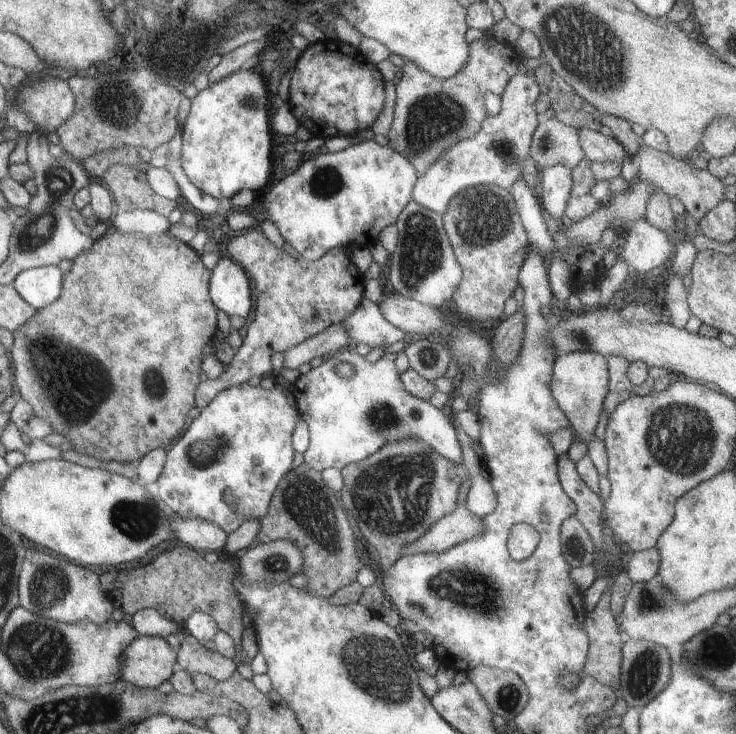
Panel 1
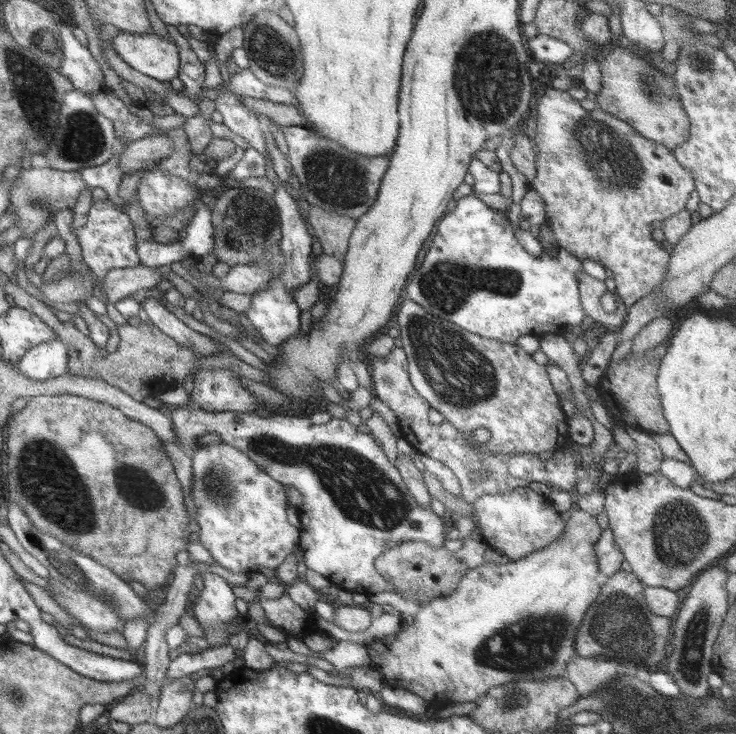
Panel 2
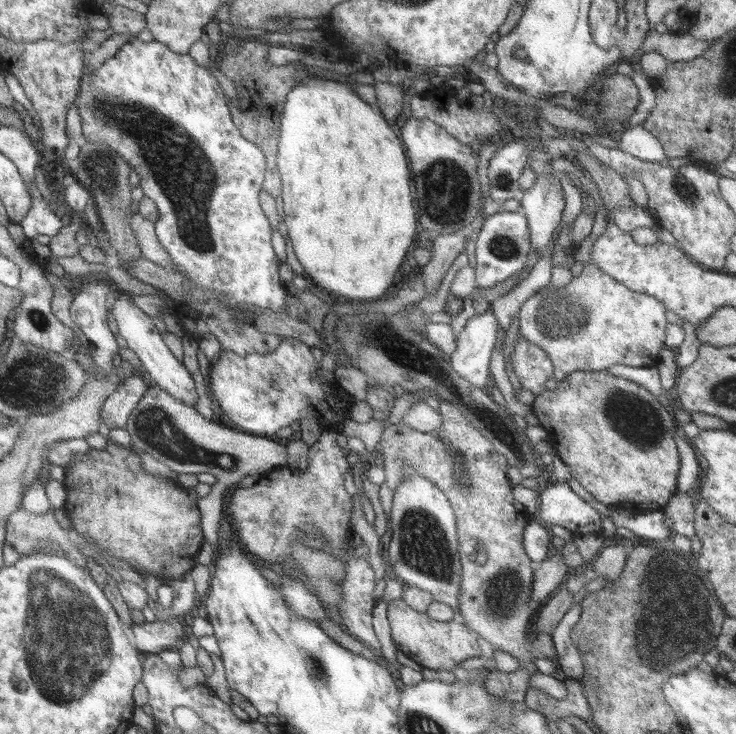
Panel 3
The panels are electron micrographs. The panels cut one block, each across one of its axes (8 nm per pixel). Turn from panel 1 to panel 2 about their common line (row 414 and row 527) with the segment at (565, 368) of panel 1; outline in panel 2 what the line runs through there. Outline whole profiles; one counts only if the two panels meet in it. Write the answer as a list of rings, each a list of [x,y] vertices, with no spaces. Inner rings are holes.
[[[592,515],[584,524],[594,526],[569,524],[572,524],[570,519],[559,540],[540,551],[506,564],[487,562],[466,571],[465,578],[450,596],[418,601],[408,600],[396,592],[367,594],[369,604],[390,604],[403,620],[400,632],[390,644],[374,640],[366,646],[370,666],[382,674],[384,684],[404,688],[429,704],[438,704],[444,700],[475,702],[493,687],[511,680],[566,677],[569,660],[578,655],[576,632],[582,626],[582,616],[601,594],[600,584],[596,582],[600,567],[596,544],[602,528]]]

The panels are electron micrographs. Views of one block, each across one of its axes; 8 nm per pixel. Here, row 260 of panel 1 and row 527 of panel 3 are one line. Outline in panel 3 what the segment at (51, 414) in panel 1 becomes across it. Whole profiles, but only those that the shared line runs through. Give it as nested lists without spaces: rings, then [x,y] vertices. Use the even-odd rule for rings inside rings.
[[[108,441],[103,449],[90,448],[87,453],[70,461],[63,485],[67,492],[63,510],[71,520],[73,529],[87,540],[95,542],[106,554],[128,562],[138,573],[152,574],[163,582],[183,578],[194,568],[196,554],[204,542],[198,508],[180,482],[149,473],[143,467],[141,456],[132,447]]]

